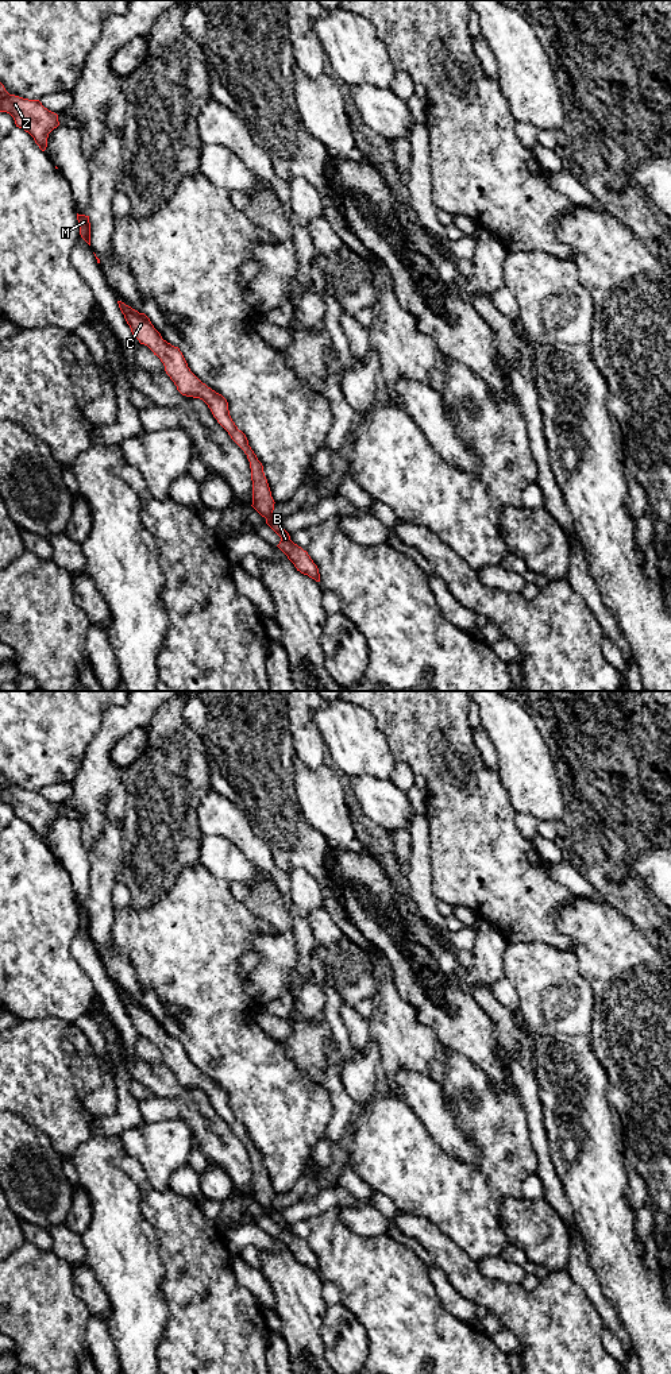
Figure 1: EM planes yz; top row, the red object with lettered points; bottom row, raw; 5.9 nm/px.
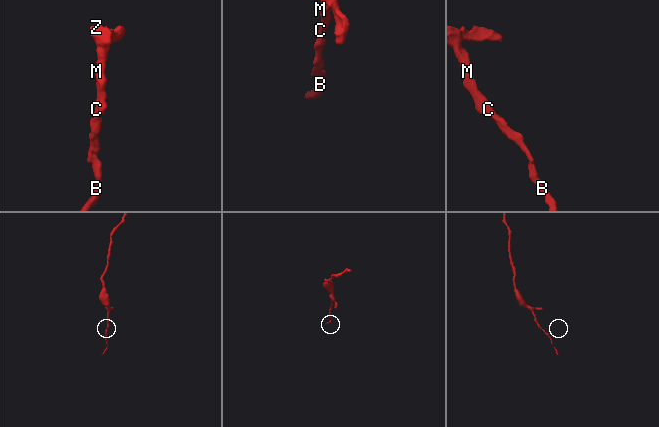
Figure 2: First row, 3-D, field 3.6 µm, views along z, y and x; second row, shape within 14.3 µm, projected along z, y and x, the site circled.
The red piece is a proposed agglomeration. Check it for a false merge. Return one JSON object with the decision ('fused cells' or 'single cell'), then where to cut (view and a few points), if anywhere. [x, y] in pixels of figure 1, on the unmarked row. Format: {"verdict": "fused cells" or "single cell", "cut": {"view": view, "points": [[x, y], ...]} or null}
{"verdict": "single cell", "cut": null}

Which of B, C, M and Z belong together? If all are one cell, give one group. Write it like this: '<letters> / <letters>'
B C M Z

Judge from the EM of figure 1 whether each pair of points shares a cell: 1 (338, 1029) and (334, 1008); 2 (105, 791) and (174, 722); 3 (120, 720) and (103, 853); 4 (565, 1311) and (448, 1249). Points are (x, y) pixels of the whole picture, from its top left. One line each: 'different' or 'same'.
1: same
2: different
3: different
4: same

